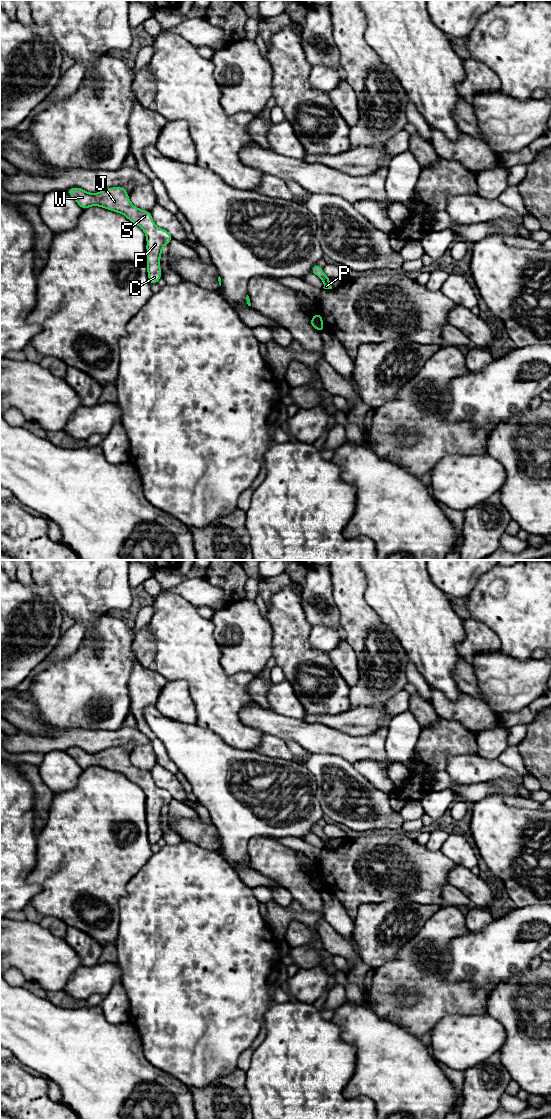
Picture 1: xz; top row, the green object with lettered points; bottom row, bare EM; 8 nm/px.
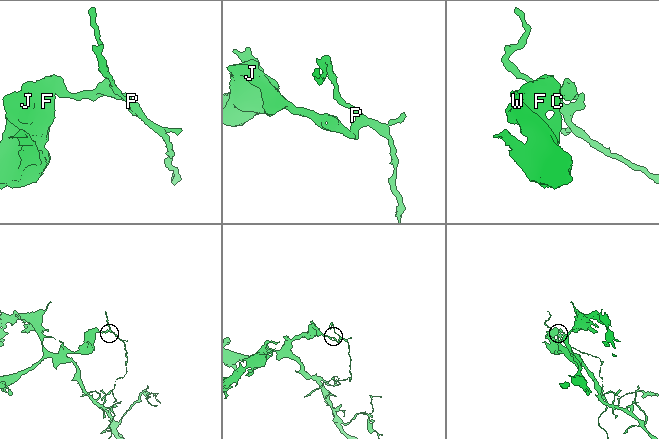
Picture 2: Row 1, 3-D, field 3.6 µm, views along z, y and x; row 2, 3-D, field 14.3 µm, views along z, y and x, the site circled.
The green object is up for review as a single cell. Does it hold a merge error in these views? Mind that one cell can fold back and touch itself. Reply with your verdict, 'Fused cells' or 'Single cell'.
Fused cells

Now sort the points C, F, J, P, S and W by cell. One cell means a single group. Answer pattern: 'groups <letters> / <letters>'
groups C F J S W / P

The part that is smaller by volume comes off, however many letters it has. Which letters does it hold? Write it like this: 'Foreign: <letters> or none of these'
Foreign: P

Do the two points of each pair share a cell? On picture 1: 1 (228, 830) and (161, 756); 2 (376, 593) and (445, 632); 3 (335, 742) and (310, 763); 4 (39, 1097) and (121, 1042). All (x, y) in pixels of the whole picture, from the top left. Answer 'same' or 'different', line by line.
1: different
2: same
3: different
4: different

